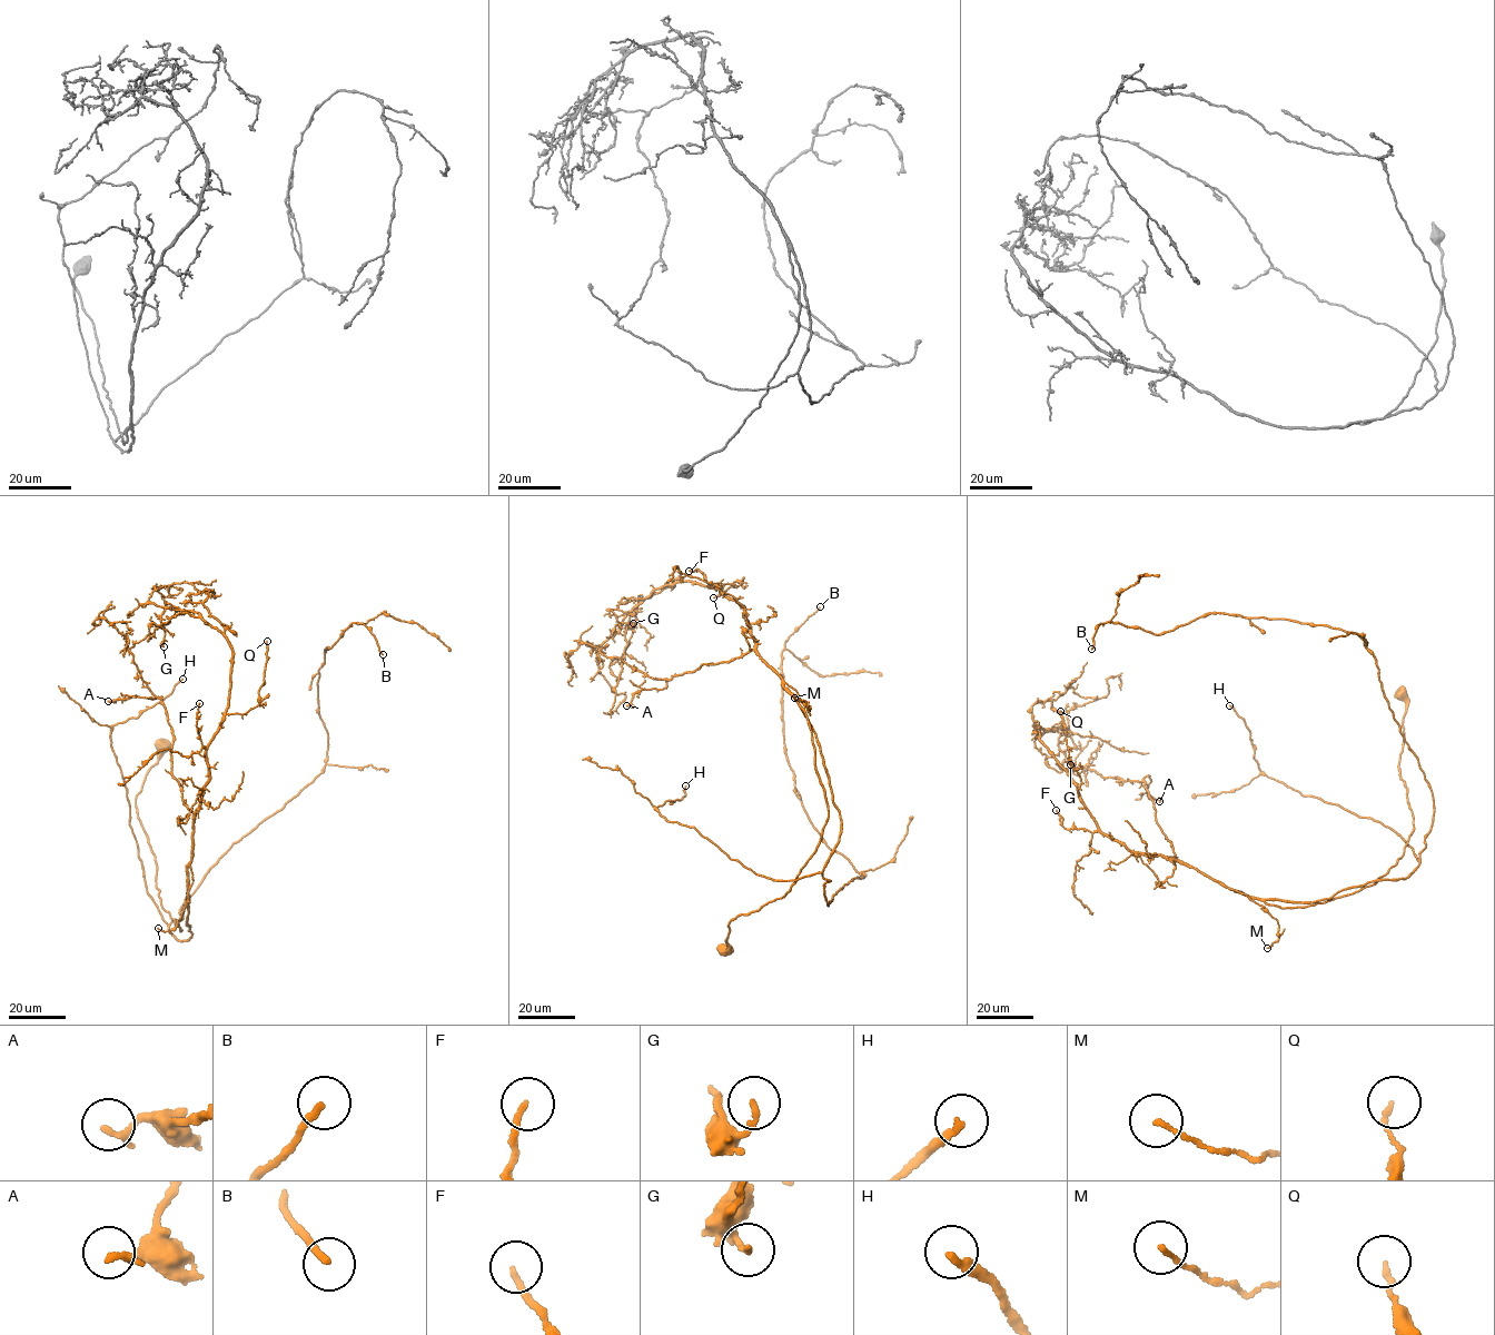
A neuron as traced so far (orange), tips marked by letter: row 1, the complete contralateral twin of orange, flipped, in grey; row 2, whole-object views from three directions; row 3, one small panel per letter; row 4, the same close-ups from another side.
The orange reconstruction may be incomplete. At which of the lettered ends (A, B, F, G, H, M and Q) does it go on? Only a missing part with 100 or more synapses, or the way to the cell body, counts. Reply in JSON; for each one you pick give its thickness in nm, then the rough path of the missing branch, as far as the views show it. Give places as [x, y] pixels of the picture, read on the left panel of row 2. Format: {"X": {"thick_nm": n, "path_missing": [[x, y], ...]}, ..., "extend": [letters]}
{"B": {"thick_nm": 180, "path_missing": [[383, 654], [390, 661], [396, 679], [399, 719], [408, 742], [435, 745], [458, 701], [463, 679]]}, "H": {"thick_nm": 240, "path_missing": [[182, 679], [229, 613], [254, 595], [249, 577], [239, 591], [254, 612], [255, 641], [220, 672]]}, "extend": ["B", "H"]}

